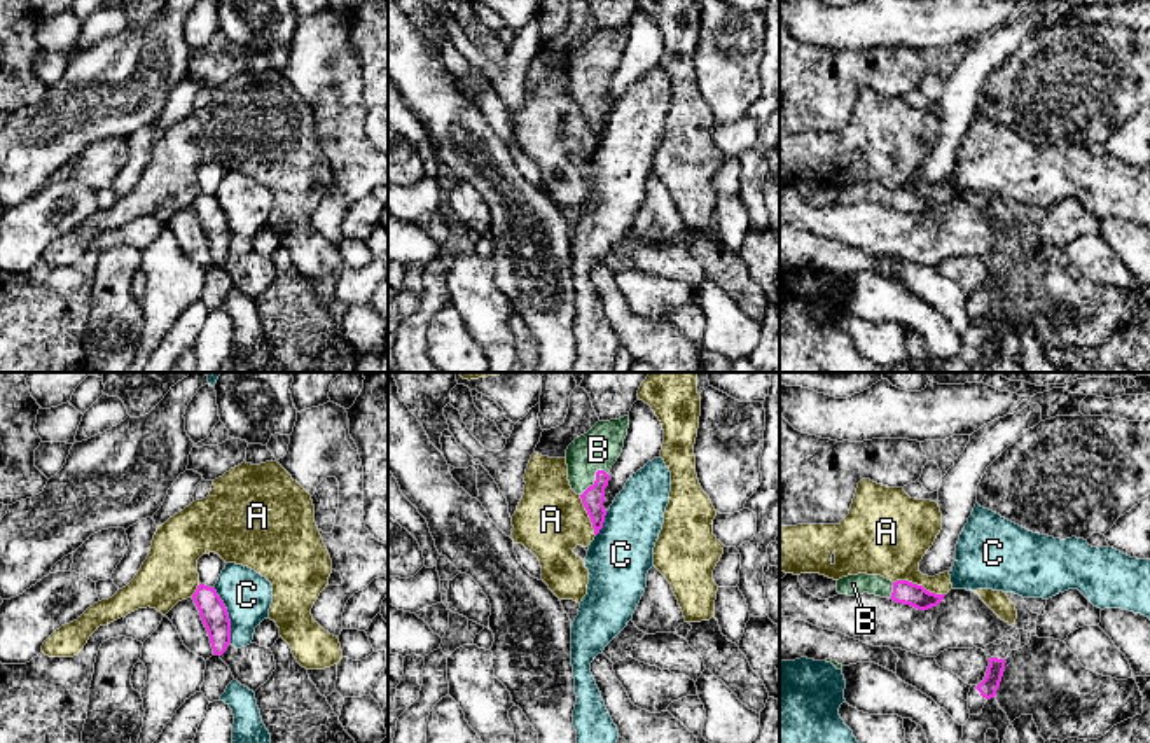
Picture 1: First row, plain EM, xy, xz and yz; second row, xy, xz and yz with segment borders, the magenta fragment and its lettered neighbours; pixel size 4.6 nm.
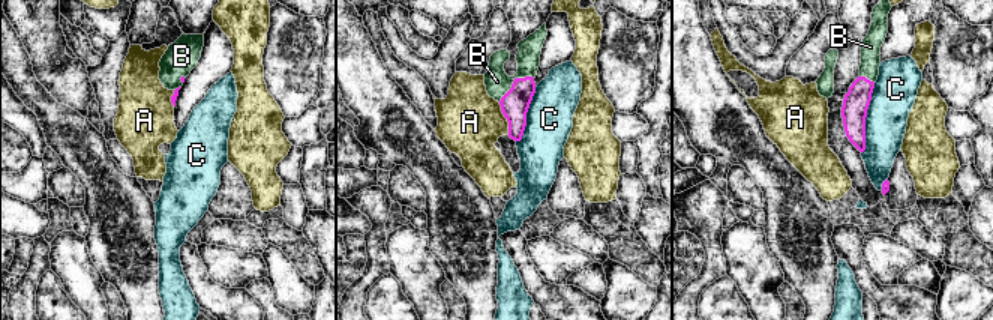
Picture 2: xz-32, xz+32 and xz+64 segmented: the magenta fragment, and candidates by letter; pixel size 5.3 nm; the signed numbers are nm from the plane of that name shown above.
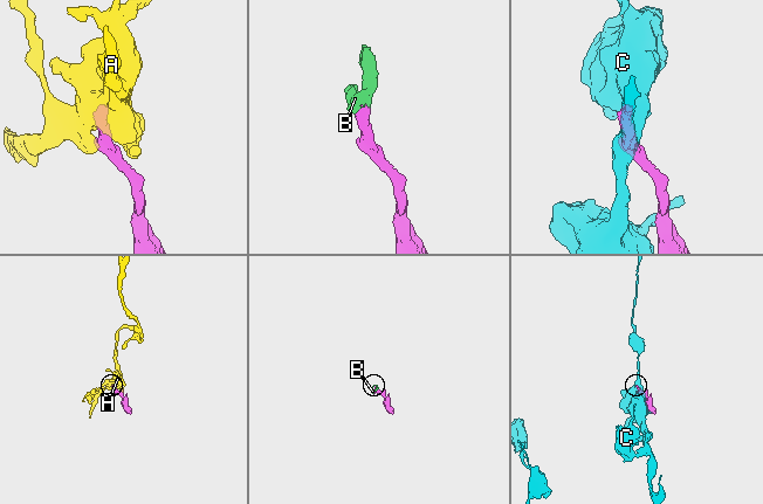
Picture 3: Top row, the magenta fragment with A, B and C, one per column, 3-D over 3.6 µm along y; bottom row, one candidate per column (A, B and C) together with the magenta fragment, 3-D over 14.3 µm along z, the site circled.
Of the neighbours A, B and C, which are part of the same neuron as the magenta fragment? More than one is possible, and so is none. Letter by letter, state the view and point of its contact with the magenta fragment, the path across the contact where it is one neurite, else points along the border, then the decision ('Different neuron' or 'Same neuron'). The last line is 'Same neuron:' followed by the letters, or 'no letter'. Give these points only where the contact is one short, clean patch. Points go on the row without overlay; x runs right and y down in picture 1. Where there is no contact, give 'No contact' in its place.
A: Touches magenta at yz (920, 194). Boundary: yz (893, 189), (911, 189), (944, 203). Different neuron
B: Touches magenta at xz (595, 90). Path across: xz (593, 105), (595, 90), (595, 62), (598, 58). Same neuron
C: Touches magenta at xy (228, 224). Different neuron
Same neuron: B

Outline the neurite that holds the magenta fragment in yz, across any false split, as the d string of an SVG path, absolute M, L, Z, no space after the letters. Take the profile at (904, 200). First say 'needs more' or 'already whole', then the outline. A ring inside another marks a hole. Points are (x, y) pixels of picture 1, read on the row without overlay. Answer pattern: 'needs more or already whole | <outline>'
needs more | M848 184L837 189L839 203L876 203L881 206L890 206L897 212L911 213L918 219L928 219L937 215L946 203L935 203L926 199L923 194L912 192L909 189L891 191L881 184Z

